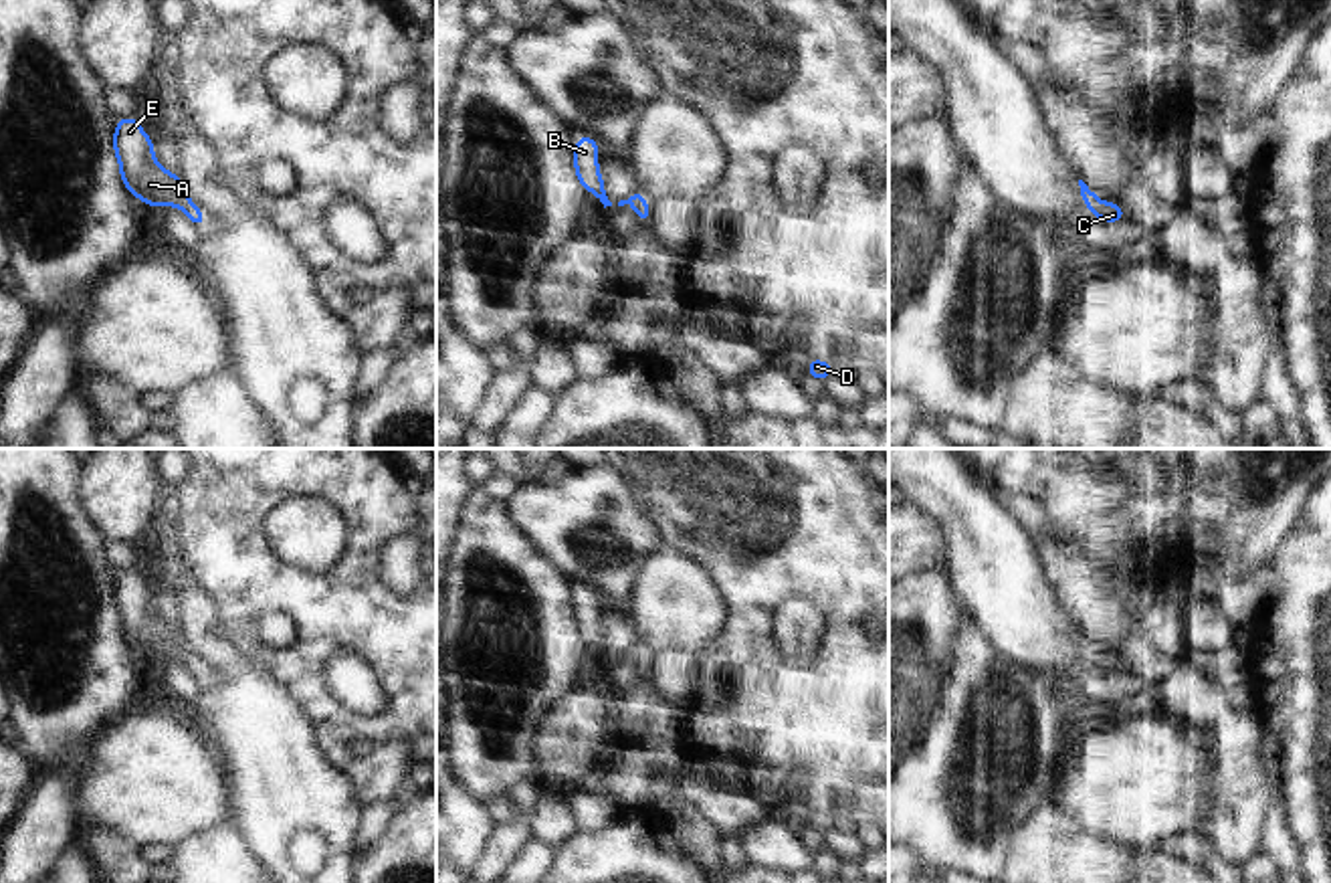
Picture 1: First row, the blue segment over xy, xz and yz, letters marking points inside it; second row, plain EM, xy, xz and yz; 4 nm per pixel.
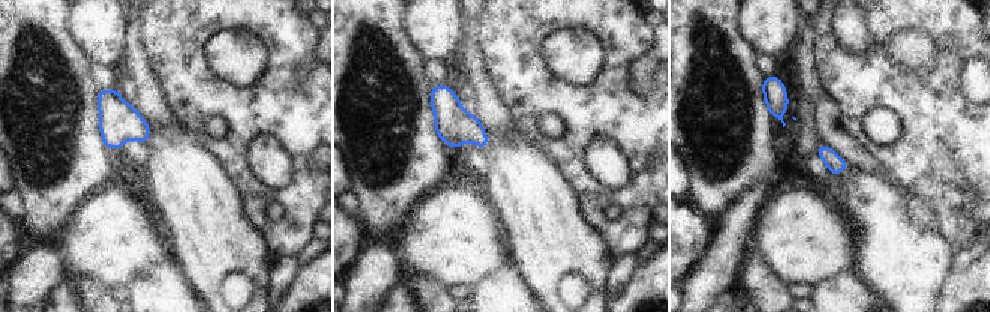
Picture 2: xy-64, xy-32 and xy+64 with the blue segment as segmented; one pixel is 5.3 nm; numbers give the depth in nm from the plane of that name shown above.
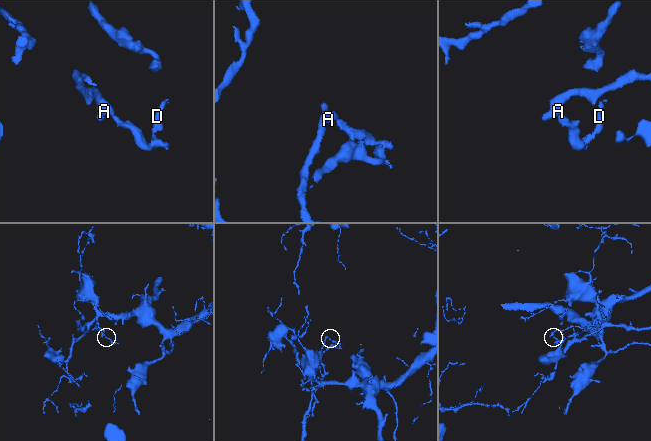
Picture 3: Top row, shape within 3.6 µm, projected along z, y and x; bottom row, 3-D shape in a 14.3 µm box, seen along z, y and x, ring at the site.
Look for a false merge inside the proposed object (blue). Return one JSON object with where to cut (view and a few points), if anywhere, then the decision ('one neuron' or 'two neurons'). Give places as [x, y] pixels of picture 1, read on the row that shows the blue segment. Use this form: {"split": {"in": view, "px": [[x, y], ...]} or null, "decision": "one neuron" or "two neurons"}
{"split": null, "decision": "one neuron"}

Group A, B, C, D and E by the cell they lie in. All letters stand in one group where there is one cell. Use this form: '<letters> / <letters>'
A B C D E

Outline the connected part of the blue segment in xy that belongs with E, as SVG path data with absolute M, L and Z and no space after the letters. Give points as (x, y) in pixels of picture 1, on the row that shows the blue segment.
M135 117L117 121L113 148L121 166L121 182L131 194L151 208L160 204L182 208L196 228L204 224L204 210L190 202L182 178L158 164L153 141Z

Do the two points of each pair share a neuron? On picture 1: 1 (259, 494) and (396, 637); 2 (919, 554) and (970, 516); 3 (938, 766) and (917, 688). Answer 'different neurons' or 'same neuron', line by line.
1: same neuron
2: different neurons
3: different neurons

